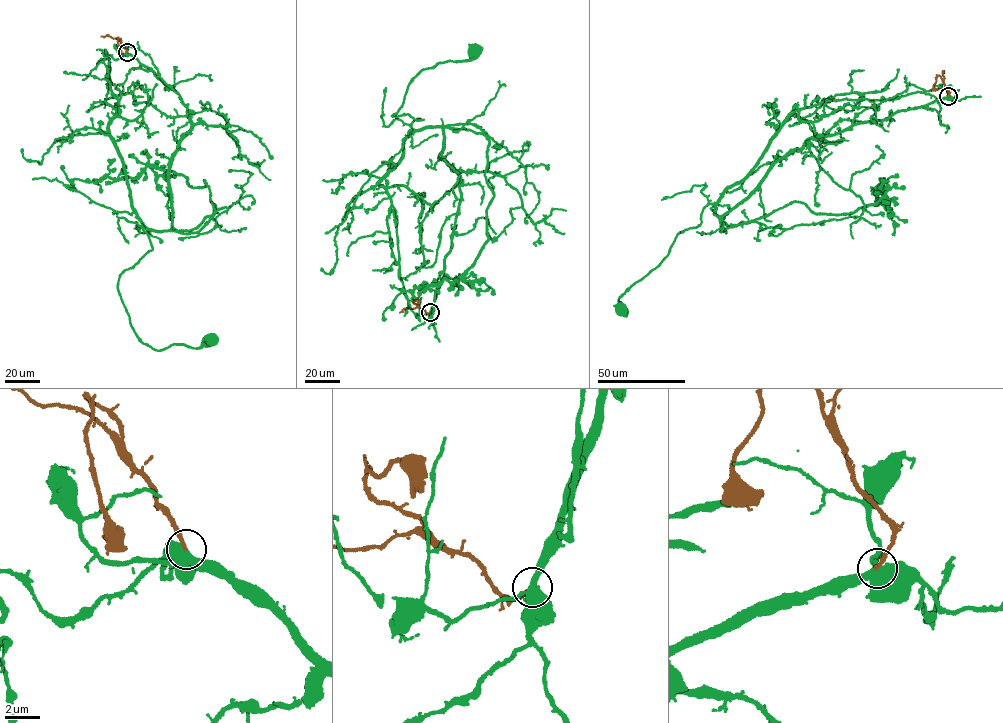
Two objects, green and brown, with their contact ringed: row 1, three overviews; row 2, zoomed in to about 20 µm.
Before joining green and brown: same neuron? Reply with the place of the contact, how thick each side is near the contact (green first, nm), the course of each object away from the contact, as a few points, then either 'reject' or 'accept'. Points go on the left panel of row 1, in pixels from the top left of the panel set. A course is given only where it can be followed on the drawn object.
place (127, 52); calibres 420 and 240 nm; course green (127, 53), (191, 124), (168, 172), (172, 226), (142, 228), (152, 249), (118, 293), (152, 348), (211, 341); course brown (127, 52), (117, 37), (119, 53); accept

